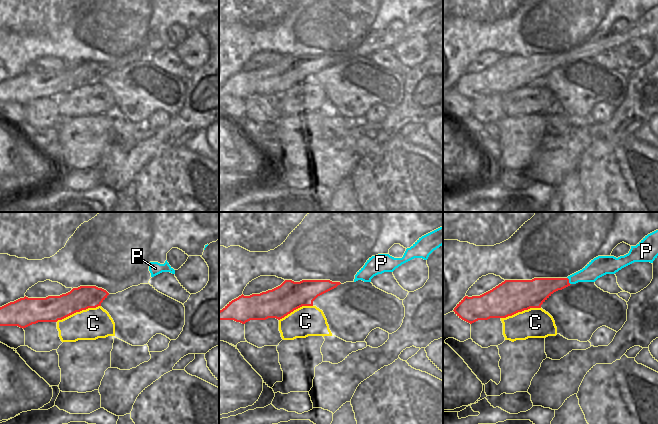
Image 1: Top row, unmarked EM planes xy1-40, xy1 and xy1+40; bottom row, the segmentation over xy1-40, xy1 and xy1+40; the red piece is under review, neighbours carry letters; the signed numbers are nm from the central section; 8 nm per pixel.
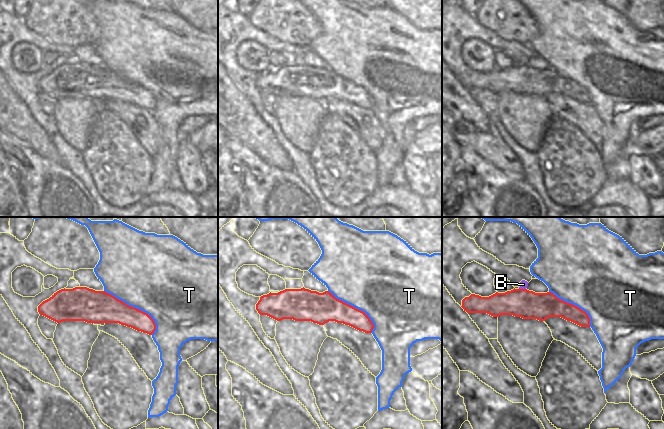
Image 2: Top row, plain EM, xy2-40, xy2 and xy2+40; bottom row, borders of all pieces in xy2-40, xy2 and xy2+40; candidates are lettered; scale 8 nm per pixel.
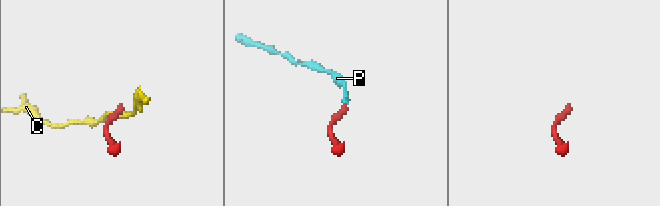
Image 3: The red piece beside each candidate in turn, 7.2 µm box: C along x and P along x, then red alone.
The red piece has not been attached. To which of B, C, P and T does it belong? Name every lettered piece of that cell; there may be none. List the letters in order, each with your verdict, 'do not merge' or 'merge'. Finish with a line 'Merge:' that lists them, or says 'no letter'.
B: do not merge
C: do not merge
P: merge
T: do not merge
Merge: P

